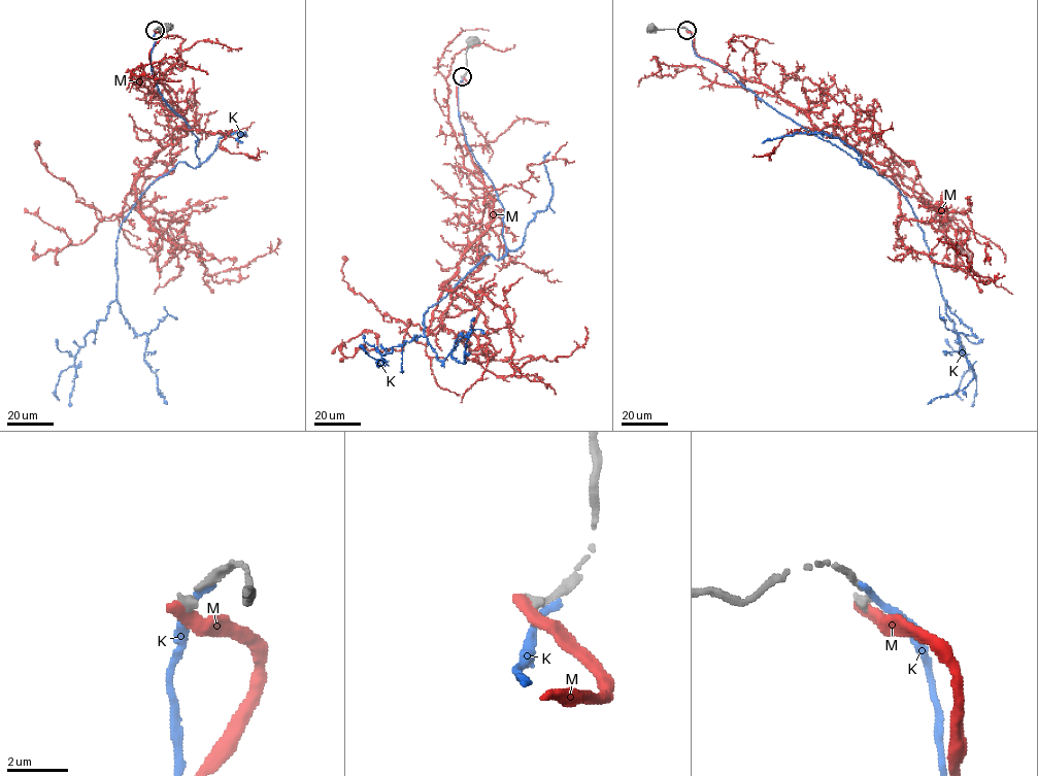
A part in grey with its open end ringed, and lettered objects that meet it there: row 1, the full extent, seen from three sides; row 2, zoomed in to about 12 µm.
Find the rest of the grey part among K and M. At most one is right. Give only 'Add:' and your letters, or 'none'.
Add: none

